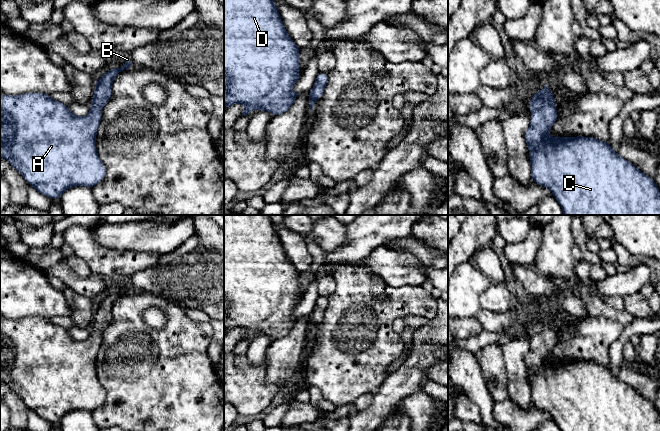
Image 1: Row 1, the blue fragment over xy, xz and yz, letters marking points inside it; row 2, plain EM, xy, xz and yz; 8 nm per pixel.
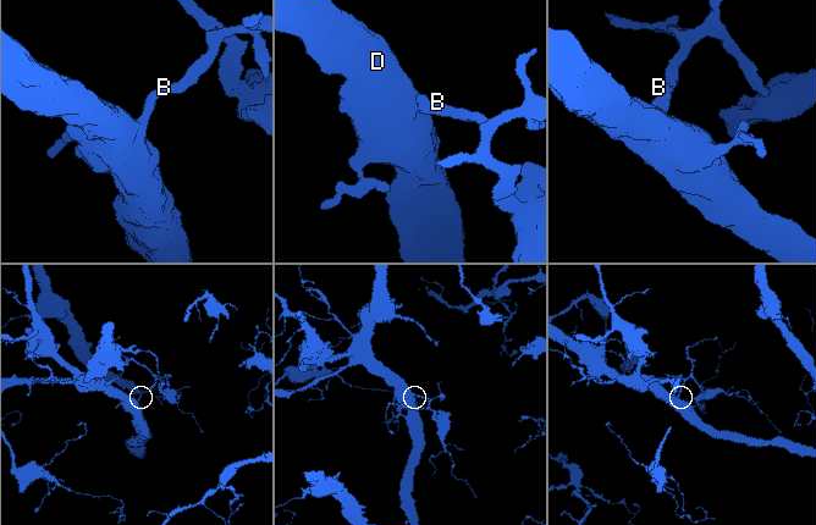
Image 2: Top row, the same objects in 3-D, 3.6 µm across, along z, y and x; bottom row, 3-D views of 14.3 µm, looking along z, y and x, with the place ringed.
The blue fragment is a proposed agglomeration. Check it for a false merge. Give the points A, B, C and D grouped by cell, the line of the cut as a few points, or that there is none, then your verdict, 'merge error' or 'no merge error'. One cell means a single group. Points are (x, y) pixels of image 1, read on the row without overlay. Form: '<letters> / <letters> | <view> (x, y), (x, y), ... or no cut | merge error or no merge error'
A B C D | no cut | no merge error

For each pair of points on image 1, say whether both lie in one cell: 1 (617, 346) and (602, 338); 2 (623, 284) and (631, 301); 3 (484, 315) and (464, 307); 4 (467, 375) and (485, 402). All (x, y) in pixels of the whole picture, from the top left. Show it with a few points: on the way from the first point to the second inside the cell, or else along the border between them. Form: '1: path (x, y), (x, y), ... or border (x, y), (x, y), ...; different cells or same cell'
1: border (618, 338), (610, 345), (608, 366); different cells
2: border (638, 291), (622, 297); different cells
3: border (480, 307), (474, 315); different cells
4: path (470, 382), (480, 395); same cell

